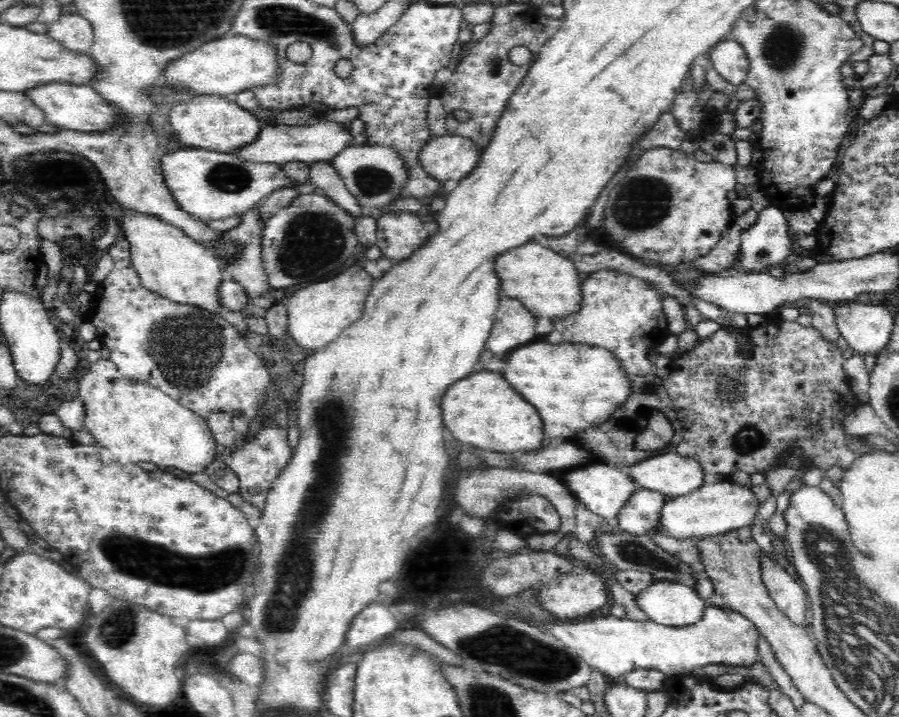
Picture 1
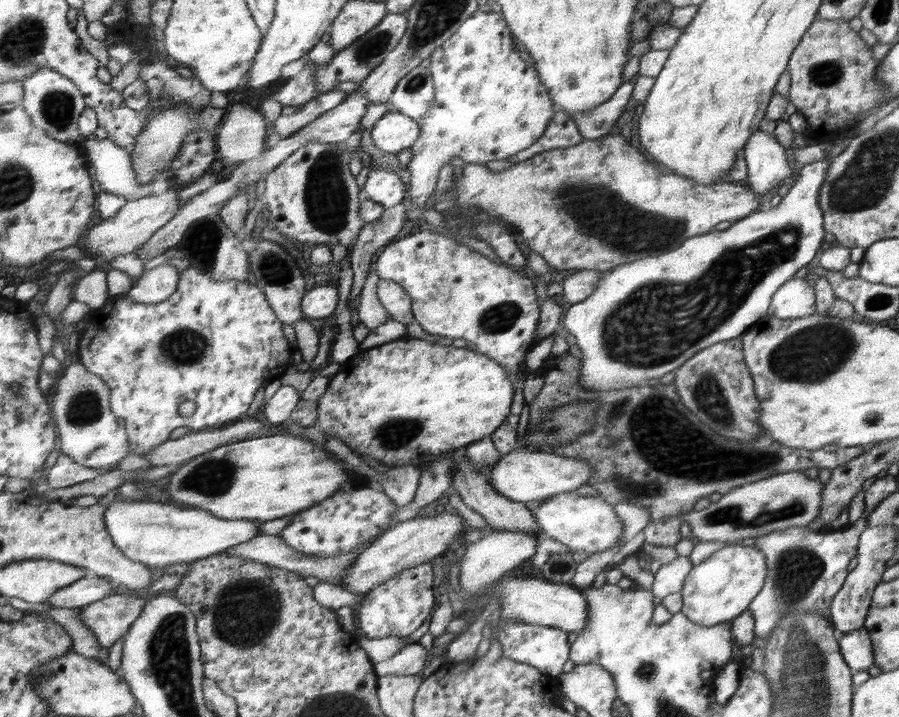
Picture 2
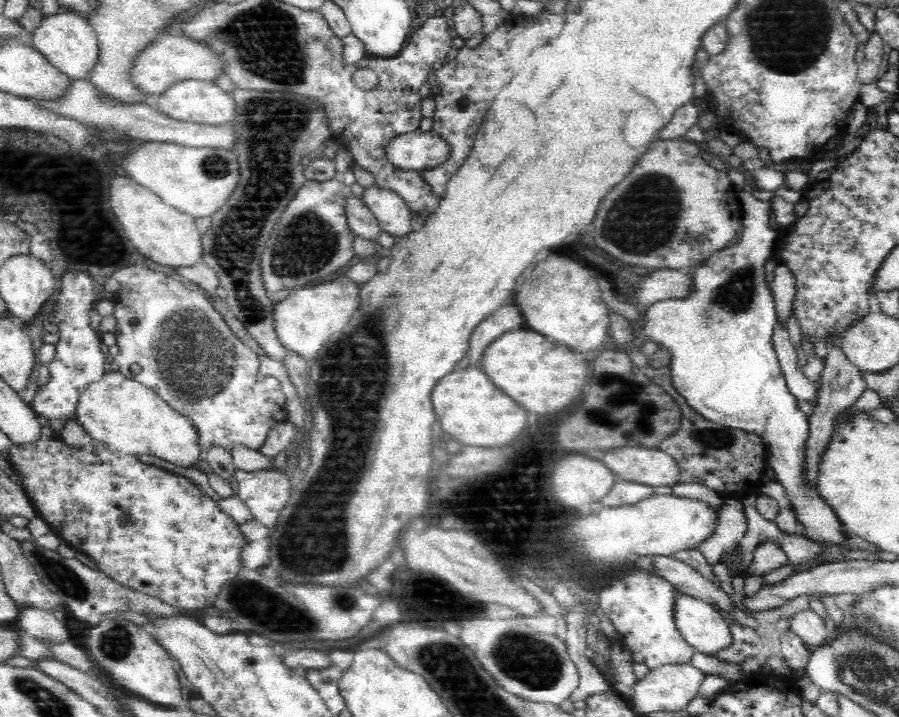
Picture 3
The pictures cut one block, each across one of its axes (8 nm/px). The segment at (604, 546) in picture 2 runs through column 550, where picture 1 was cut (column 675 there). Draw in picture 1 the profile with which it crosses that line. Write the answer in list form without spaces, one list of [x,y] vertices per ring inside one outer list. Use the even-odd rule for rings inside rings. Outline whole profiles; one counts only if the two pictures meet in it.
[[[721,480],[714,484],[703,484],[693,493],[664,504],[658,522],[659,532],[680,540],[724,534],[754,524],[758,506],[762,506],[762,503],[758,504],[758,498],[750,492],[750,488],[739,483]]]

